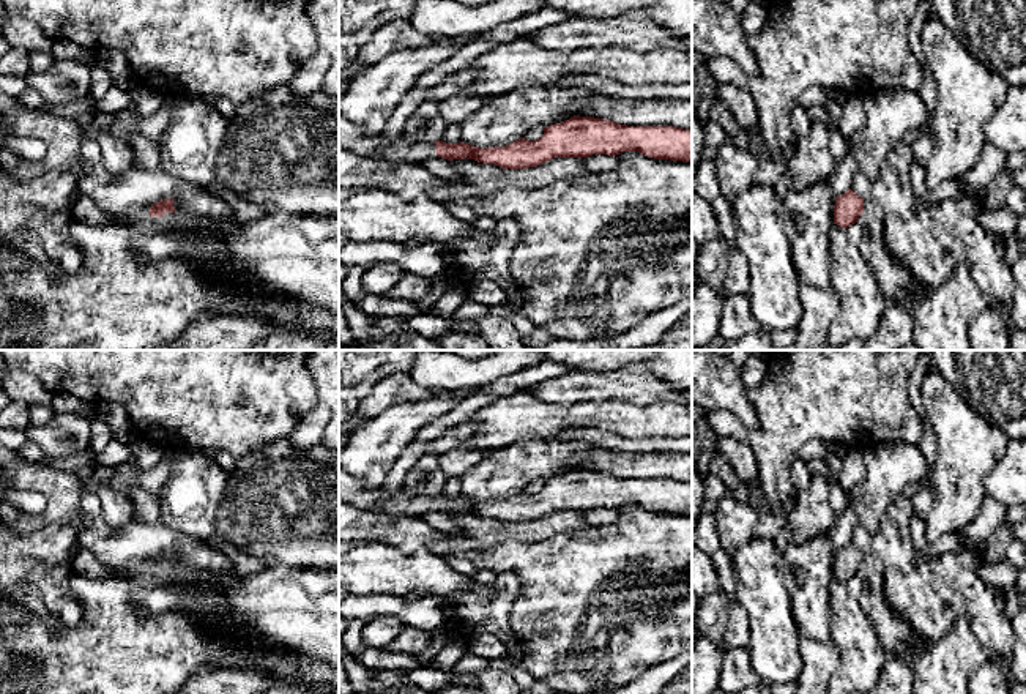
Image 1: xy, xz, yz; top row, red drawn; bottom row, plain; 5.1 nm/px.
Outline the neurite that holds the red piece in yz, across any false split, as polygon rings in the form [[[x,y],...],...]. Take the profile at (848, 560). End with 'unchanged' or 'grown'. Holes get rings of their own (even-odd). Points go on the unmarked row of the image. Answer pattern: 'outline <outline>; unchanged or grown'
outline [[[853,543],[835,550],[834,558],[834,576],[842,582],[849,580],[857,576],[859,569],[864,566],[864,552],[857,549]]]; unchanged

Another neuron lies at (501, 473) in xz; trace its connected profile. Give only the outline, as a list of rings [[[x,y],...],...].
[[[545,437],[490,451],[462,473],[462,495],[479,502],[509,498],[534,481],[544,483],[577,468],[580,454],[588,448],[600,446]]]

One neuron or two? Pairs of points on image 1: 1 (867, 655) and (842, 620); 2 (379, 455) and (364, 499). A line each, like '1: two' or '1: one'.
1: one
2: two

